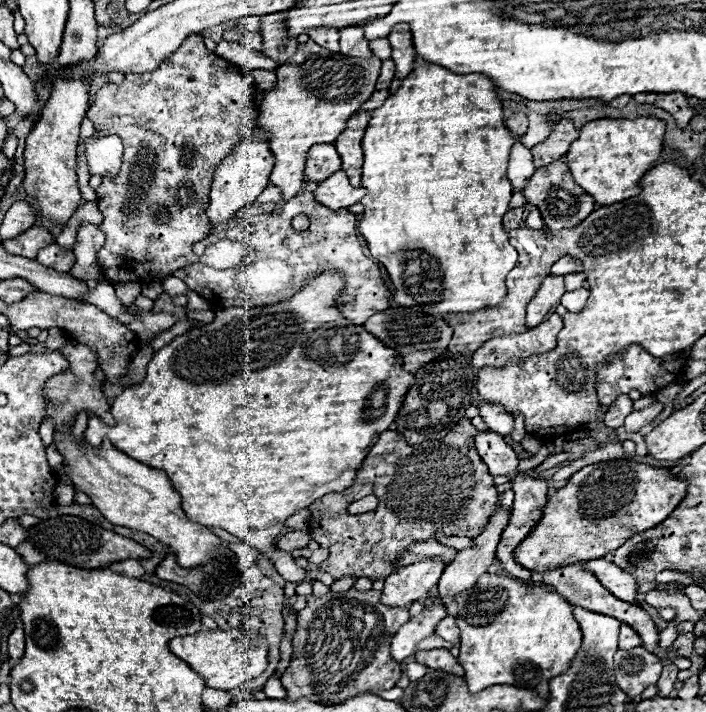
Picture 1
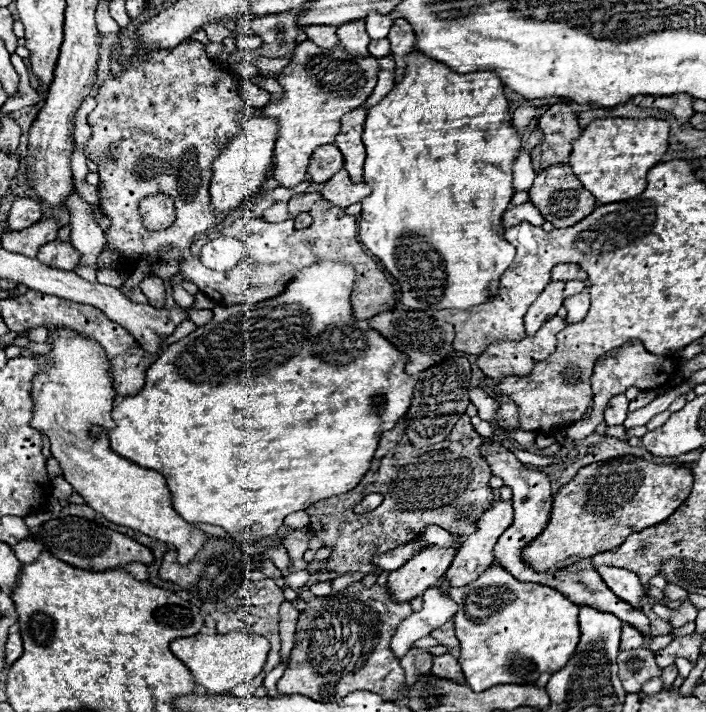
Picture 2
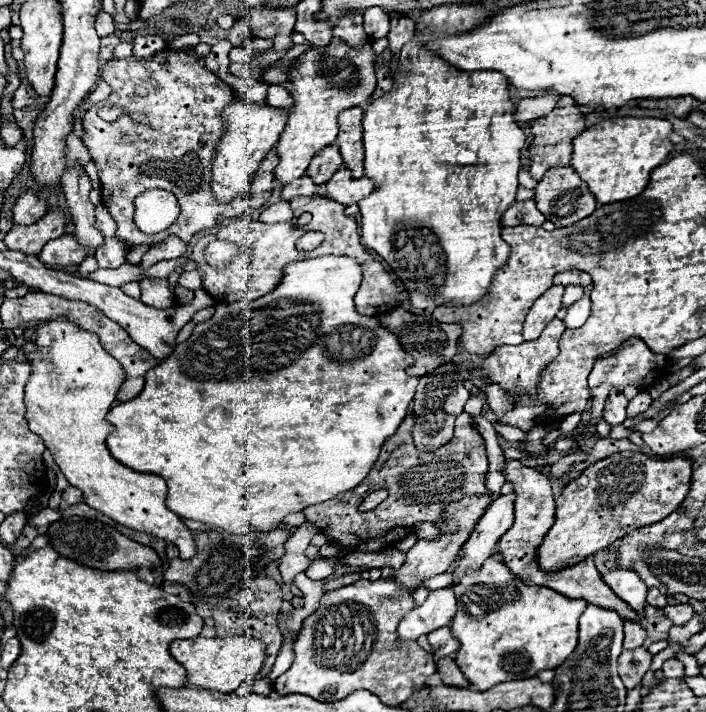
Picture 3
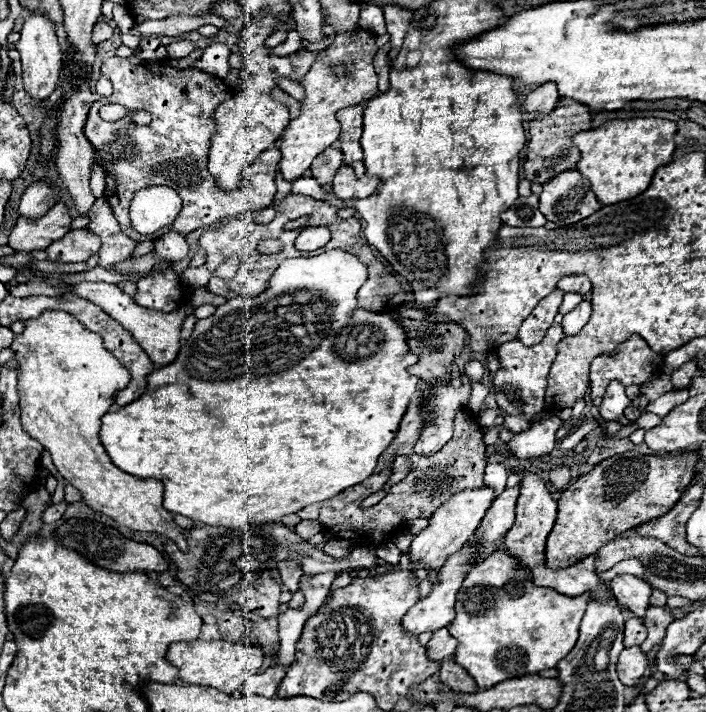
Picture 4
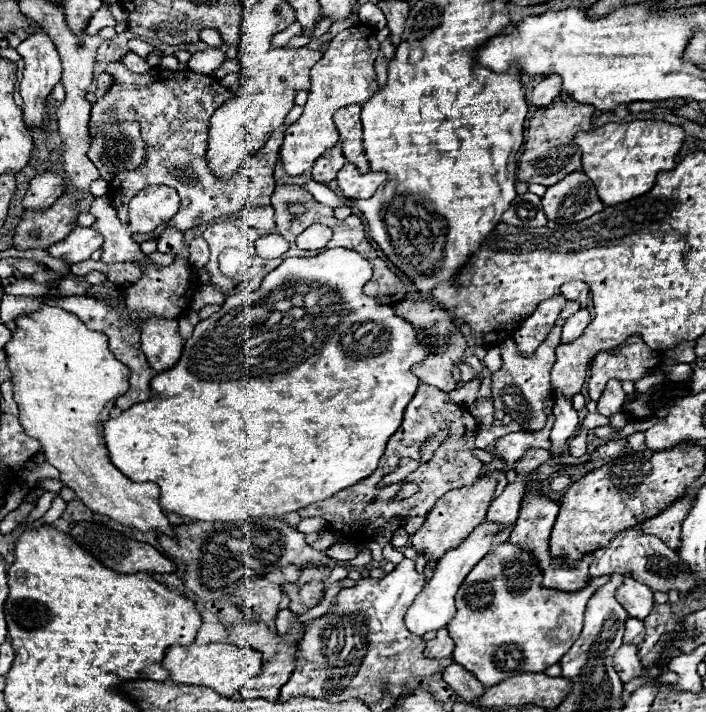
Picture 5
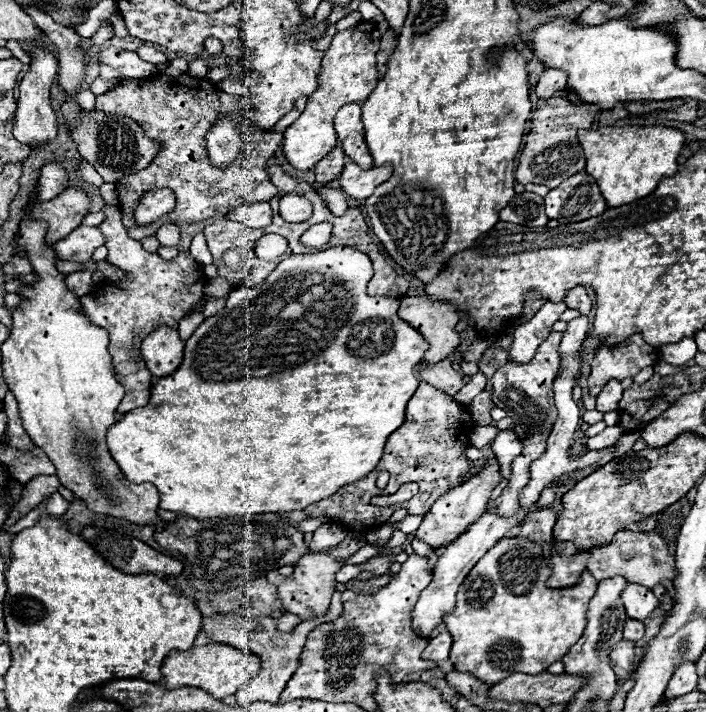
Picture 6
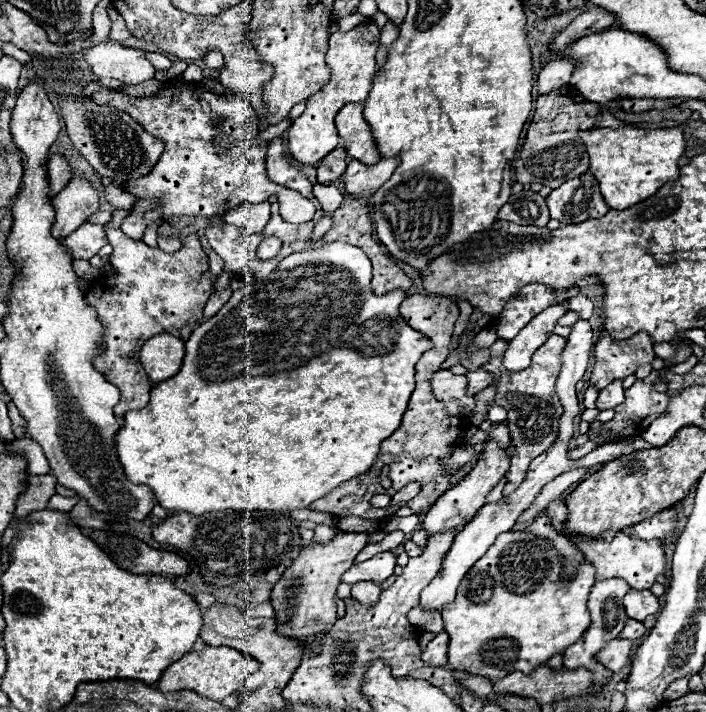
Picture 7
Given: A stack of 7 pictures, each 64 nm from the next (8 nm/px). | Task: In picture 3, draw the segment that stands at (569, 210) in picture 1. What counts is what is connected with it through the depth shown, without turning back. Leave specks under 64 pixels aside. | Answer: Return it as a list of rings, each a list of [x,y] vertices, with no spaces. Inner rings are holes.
[[[558,166],[558,168],[548,170],[544,174],[544,178],[538,180],[538,186],[534,188],[534,202],[536,202],[538,210],[546,216],[546,220],[556,224],[556,228],[572,226],[578,220],[590,216],[598,208],[598,202],[590,194],[586,182],[570,166]]]

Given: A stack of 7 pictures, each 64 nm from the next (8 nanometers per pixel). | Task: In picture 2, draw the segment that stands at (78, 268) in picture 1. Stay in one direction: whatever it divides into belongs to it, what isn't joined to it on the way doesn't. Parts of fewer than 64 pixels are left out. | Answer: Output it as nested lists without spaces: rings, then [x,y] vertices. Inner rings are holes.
[[[74,192],[72,198],[68,198],[68,210],[72,226],[70,242],[82,254],[80,264],[98,266],[98,254],[106,246],[106,238],[104,230],[92,218],[92,206]]]

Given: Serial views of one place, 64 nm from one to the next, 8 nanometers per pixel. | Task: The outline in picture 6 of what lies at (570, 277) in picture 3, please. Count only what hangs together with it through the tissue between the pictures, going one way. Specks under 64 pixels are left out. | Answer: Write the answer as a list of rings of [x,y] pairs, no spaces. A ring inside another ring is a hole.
[[[576,284],[574,288],[570,288],[570,290],[566,292],[564,302],[568,304],[568,308],[578,308],[578,310],[580,310],[580,314],[584,314],[584,316],[588,316],[590,308],[592,308],[590,298],[588,298],[586,290],[584,290],[580,284]]]

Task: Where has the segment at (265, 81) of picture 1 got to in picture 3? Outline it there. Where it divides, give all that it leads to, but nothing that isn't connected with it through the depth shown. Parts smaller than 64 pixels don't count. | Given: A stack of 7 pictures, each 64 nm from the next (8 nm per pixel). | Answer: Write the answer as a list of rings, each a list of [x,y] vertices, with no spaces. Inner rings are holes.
[[[268,84],[268,98],[266,98],[266,102],[276,106],[276,108],[278,106],[280,108],[290,108],[292,106],[290,94],[282,86],[278,86],[278,84]]]

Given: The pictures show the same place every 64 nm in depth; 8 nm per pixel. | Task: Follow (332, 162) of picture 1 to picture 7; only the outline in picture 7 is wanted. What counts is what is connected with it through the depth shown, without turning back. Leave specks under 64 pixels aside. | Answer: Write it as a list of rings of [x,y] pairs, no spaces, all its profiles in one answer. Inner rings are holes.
[[[344,148],[332,150],[332,152],[330,152],[326,158],[322,158],[320,164],[316,166],[316,168],[318,168],[318,182],[320,182],[320,184],[326,184],[326,182],[338,180],[338,178],[344,174],[346,164],[348,164],[346,150],[344,150]]]

